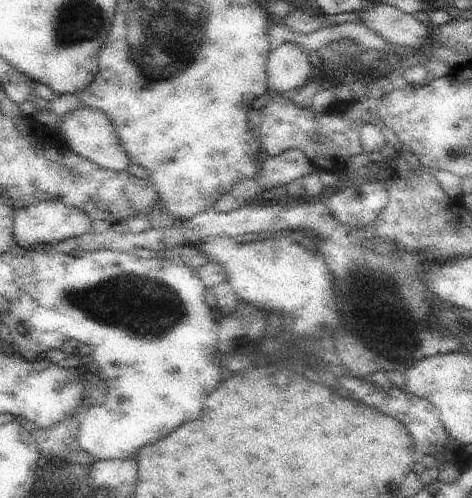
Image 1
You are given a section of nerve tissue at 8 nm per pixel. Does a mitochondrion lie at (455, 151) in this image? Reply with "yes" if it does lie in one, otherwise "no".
yes

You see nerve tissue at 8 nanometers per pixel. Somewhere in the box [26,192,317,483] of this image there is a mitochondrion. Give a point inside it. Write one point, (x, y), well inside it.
(150, 307)

